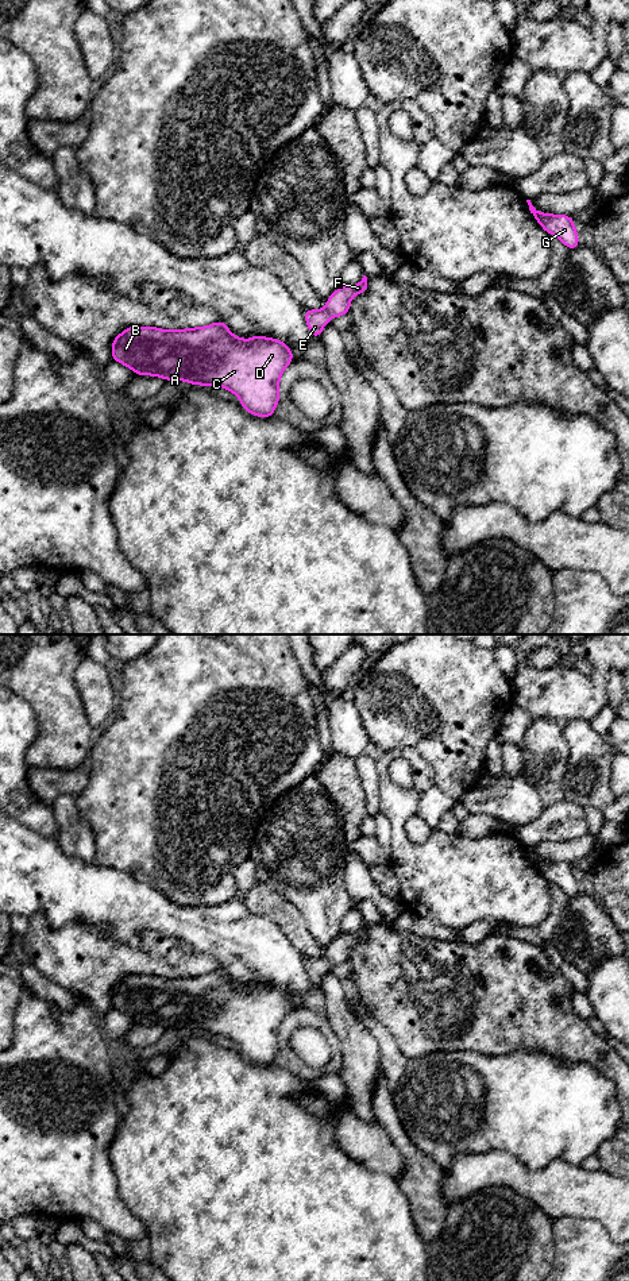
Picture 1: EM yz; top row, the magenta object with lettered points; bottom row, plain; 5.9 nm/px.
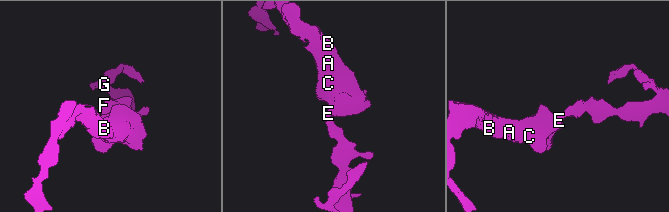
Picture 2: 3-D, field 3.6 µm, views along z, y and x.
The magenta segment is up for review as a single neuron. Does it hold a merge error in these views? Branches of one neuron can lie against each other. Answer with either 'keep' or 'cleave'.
keep

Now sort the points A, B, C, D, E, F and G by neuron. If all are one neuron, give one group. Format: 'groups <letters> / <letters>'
groups A B C D E F G

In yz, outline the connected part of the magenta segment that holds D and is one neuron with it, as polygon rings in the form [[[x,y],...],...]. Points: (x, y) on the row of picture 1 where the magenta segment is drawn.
[[[216,321],[207,327],[177,331],[128,327],[113,339],[112,358],[139,375],[224,387],[239,397],[246,412],[270,417],[279,401],[279,378],[293,362],[293,351],[285,342],[261,335],[244,340],[232,335],[225,323]]]

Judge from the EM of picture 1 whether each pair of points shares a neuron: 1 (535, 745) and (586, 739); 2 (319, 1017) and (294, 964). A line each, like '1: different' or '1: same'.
1: different
2: different

